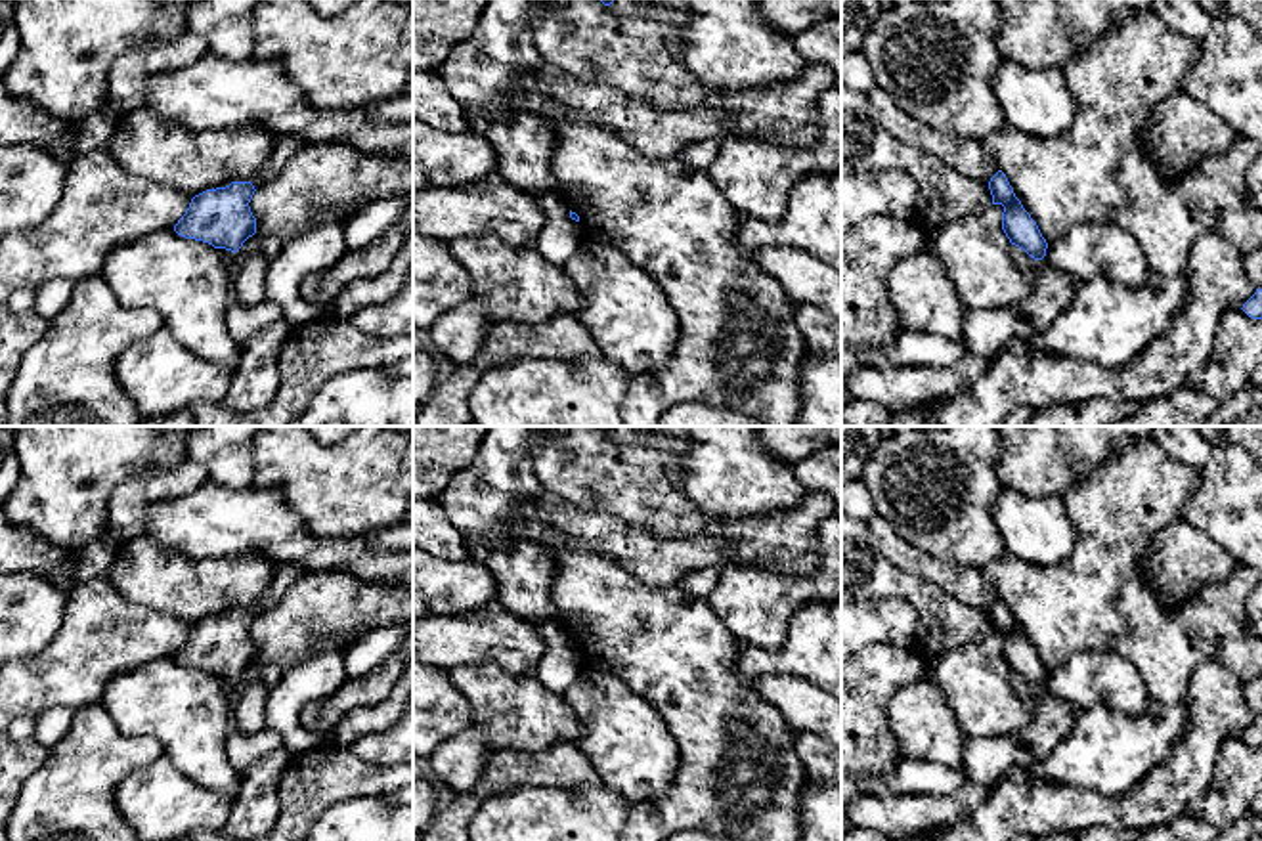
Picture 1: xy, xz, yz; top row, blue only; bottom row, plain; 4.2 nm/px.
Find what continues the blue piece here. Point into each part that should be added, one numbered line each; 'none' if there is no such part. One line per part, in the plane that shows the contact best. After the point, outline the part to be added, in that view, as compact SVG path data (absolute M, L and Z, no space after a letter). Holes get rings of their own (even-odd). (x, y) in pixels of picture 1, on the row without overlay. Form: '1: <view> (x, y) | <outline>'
1: xy (285, 574) | M289 562L275 564L272 585L264 593L262 600L250 610L254 617L277 606L283 600L285 591L306 573L308 571L296 564L289 564Z

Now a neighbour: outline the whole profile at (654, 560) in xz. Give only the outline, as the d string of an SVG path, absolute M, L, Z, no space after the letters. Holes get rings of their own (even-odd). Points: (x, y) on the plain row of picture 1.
M541 487L520 514L576 539L629 570L646 585L677 585L702 568L725 568L732 547L725 539L664 539L604 508L581 508Z

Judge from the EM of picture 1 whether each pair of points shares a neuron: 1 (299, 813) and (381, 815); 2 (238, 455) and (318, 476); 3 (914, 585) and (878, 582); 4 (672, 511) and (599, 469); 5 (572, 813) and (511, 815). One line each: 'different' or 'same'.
1: different
2: different
3: same
4: same
5: same

